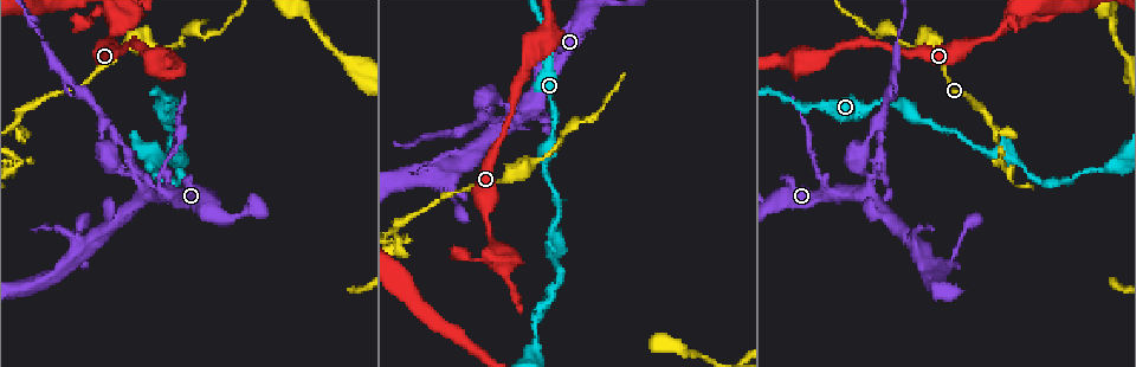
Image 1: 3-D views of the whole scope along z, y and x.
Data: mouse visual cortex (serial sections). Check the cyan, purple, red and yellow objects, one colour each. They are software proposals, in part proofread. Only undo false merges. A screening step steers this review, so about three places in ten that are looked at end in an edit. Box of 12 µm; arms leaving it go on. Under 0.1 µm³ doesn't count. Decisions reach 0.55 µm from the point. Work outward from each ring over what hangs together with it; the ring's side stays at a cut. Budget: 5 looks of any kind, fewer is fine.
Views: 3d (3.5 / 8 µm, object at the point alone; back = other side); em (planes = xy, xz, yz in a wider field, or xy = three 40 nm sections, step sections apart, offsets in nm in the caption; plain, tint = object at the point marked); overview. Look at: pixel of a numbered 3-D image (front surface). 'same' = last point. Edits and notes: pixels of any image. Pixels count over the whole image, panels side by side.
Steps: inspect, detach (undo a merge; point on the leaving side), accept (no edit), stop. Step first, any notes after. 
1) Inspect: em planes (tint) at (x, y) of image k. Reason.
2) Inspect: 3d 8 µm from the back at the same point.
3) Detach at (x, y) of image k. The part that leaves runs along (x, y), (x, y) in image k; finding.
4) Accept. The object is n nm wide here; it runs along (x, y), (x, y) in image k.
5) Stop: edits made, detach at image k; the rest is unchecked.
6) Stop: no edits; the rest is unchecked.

Inspect: 3d 3.5 µm at (891, 30) of image 1. Abrupt turn.

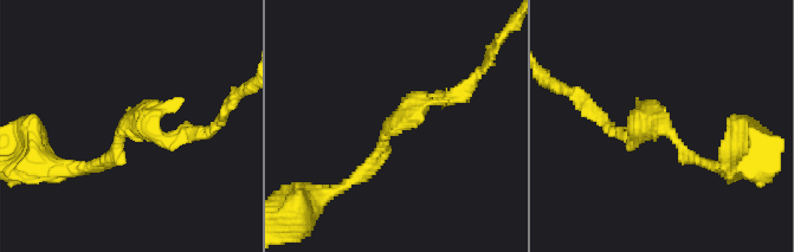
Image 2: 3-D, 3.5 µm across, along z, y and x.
Inspect: em xy step 5 (tint) at (397, 123) of image 2.

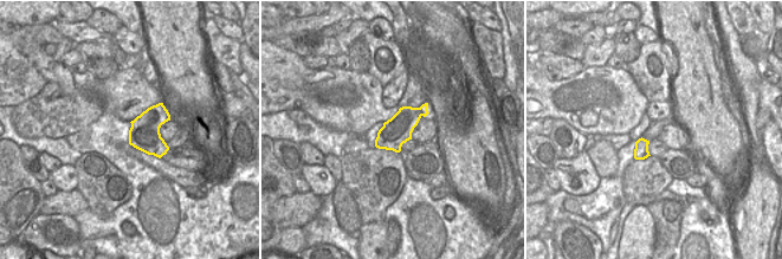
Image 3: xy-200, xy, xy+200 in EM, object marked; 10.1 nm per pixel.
Inspect: em xy step 1 (tint) at the same point.

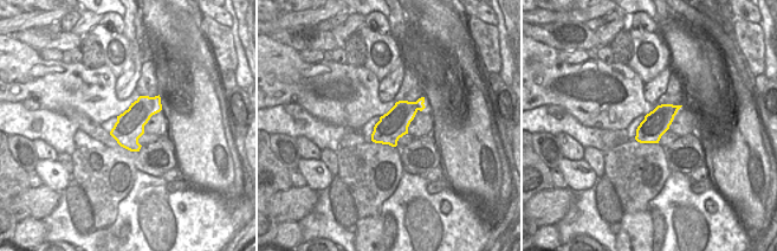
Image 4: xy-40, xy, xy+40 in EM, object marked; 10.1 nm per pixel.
Accept. It runs along (362, 174), (408, 107), (460, 92) in image 2; all the same cell.

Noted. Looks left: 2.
Inspect: 3d 3.5 µm at (173, 195) of image 1. Three-way junction.

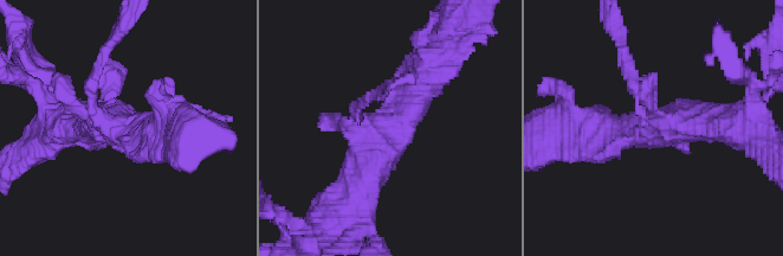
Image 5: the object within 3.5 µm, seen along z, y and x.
Inspect: em xy step 3 (tint) at (392, 135) of image 5.

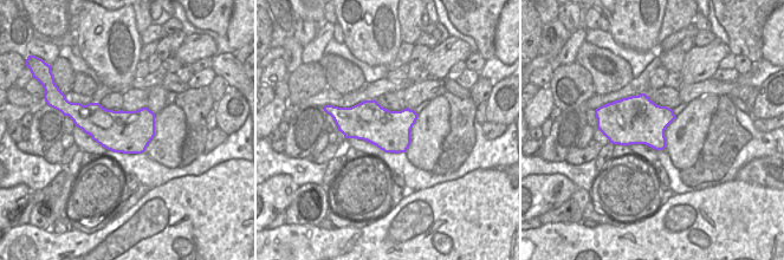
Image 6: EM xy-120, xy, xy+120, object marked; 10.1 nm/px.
Accept. The object is 400 nm wide here; it runs along (429, 71), (354, 203) in image 5; all the same cell.

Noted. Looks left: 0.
Stop: no edits; the rest is unchecked.

